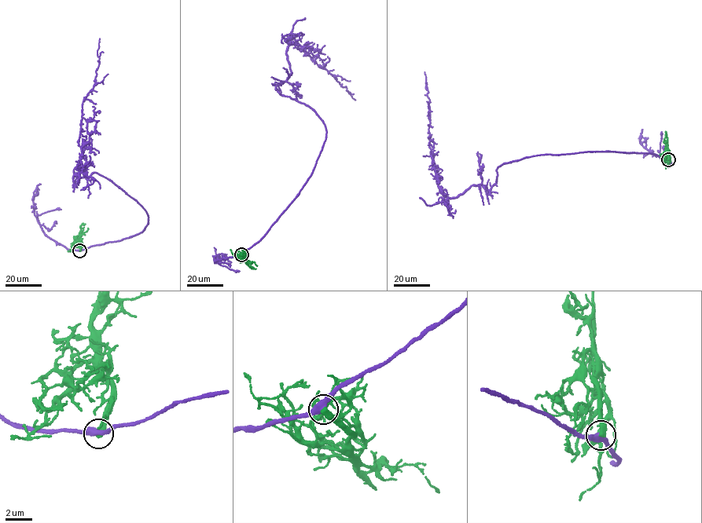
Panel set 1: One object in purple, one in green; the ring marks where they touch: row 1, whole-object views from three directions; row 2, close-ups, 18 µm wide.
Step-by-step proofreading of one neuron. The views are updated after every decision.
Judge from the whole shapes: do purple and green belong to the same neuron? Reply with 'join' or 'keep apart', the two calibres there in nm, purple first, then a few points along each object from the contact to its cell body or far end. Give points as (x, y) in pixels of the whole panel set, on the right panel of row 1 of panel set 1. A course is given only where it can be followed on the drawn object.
keep apart | 440/440 nm | purple via (668, 159), (608, 151), (525, 157), (498, 167), (490, 189), (470, 185), (446, 197), (429, 145), (424, 71) | green via (668, 159), (665, 131)

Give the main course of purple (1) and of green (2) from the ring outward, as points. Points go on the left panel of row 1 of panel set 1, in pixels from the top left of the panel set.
1: (79, 250), (129, 238), (148, 221), (106, 178), (73, 177), (86, 172), (78, 167), (82, 104), (100, 38)
2: (80, 250), (80, 225), (85, 224)

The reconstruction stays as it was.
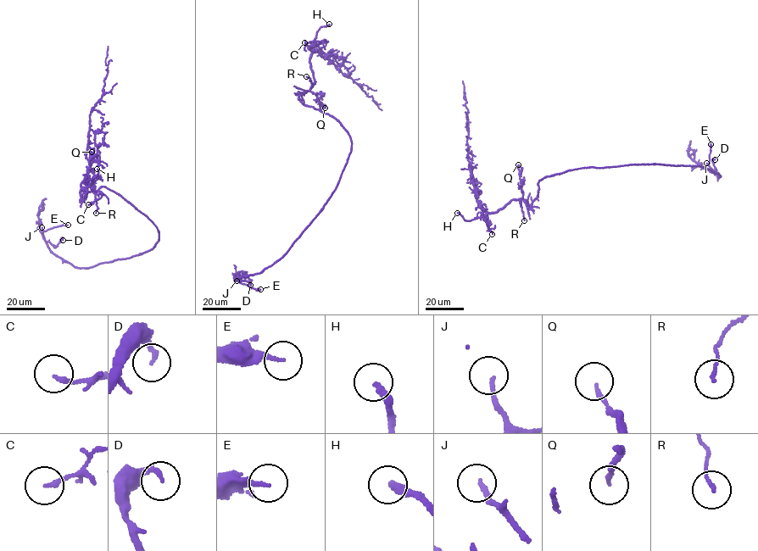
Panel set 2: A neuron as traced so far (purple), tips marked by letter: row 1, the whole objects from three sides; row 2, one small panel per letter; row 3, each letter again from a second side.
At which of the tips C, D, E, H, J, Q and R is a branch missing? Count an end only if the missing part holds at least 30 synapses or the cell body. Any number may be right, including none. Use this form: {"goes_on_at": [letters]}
{"goes_on_at": ["H", "J"]}

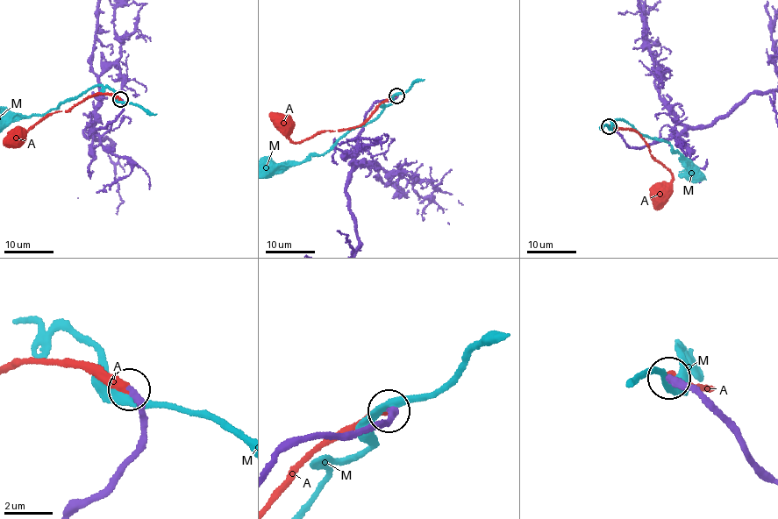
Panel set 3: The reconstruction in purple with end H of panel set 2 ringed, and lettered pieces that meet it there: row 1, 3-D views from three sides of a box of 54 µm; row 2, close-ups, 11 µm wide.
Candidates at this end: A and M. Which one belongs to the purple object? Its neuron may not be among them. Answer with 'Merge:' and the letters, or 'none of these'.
Merge: A

